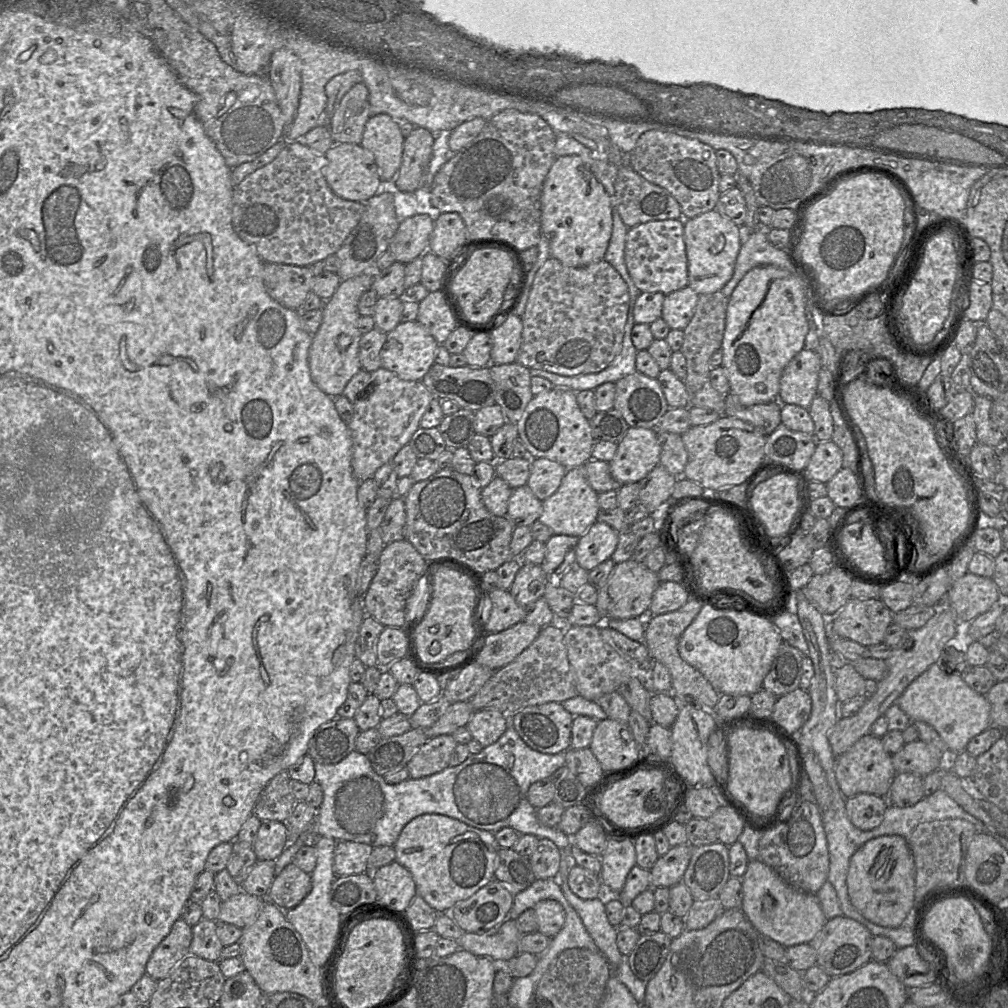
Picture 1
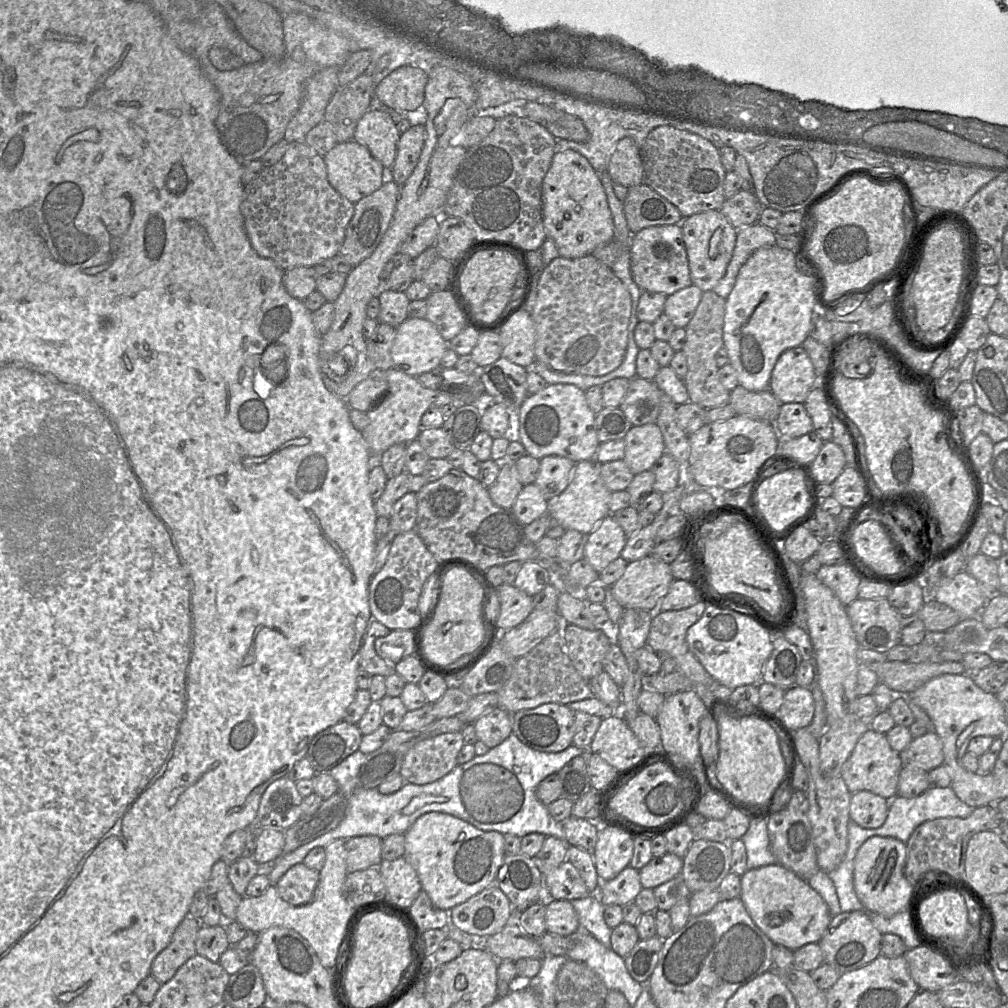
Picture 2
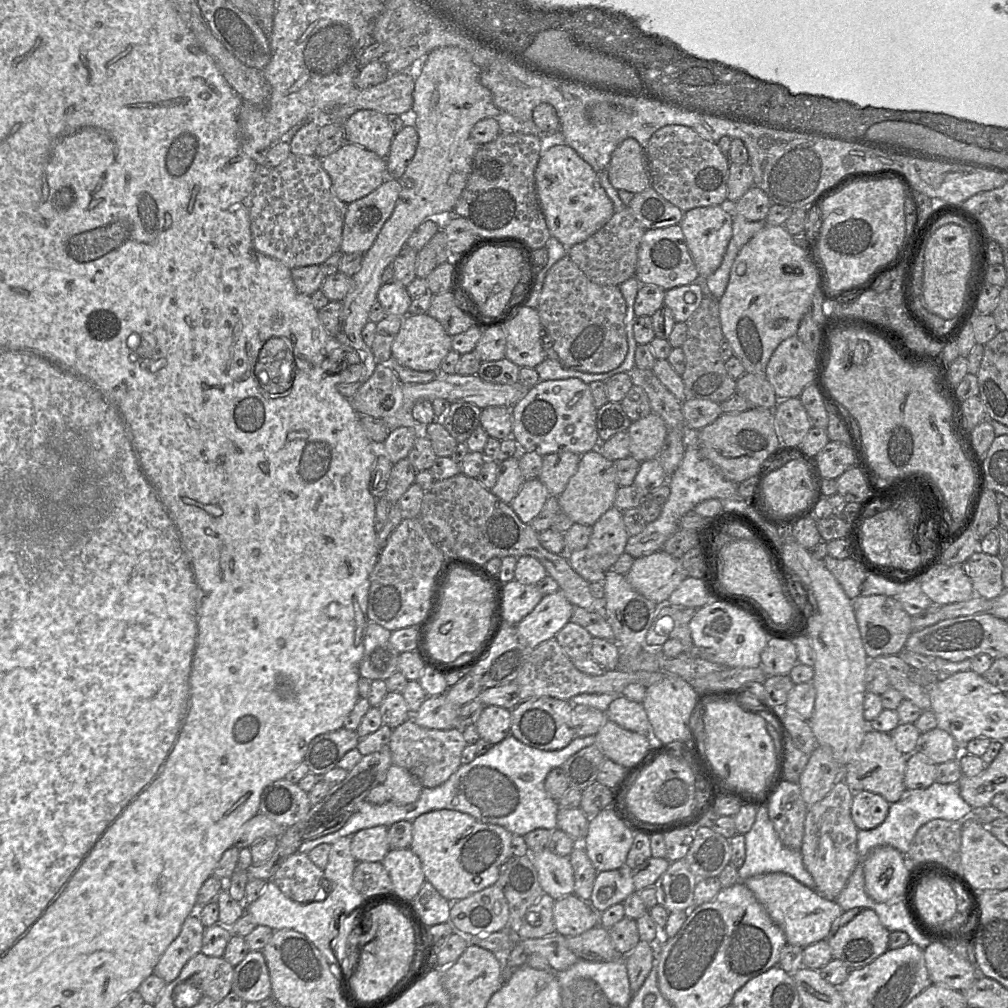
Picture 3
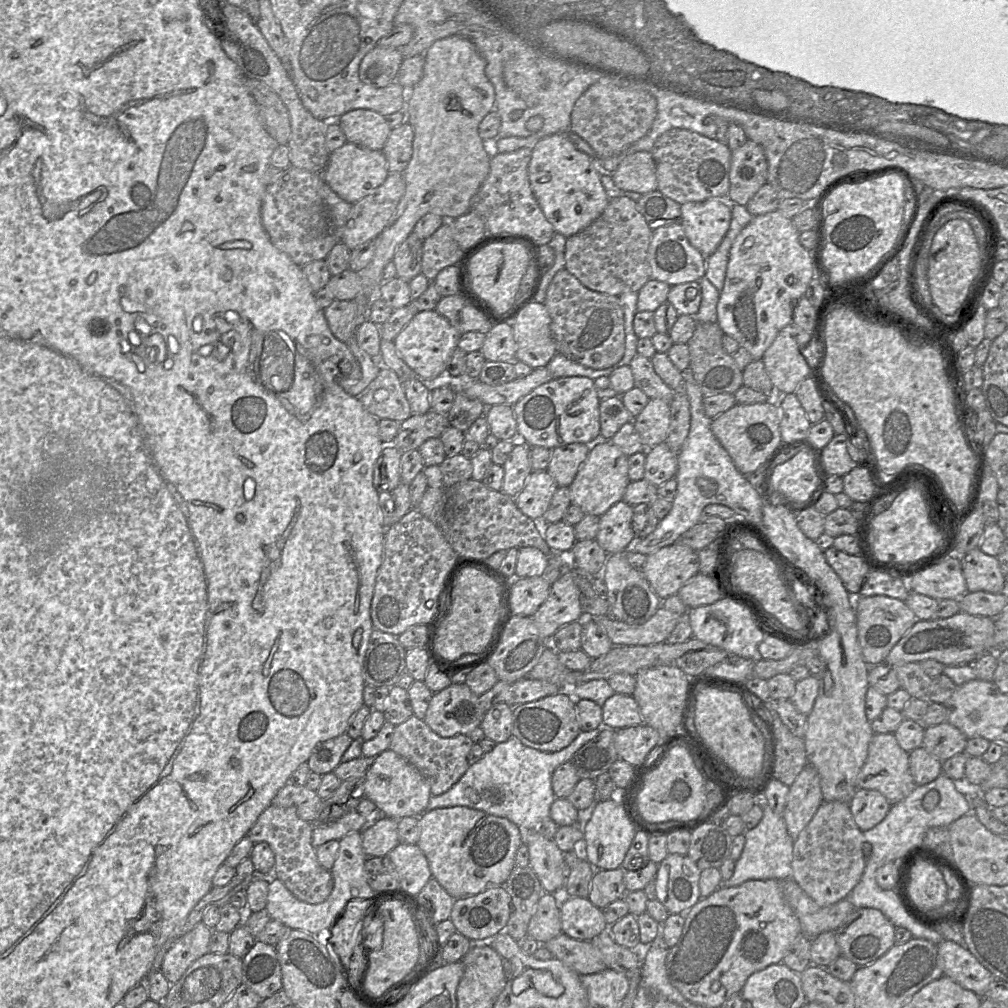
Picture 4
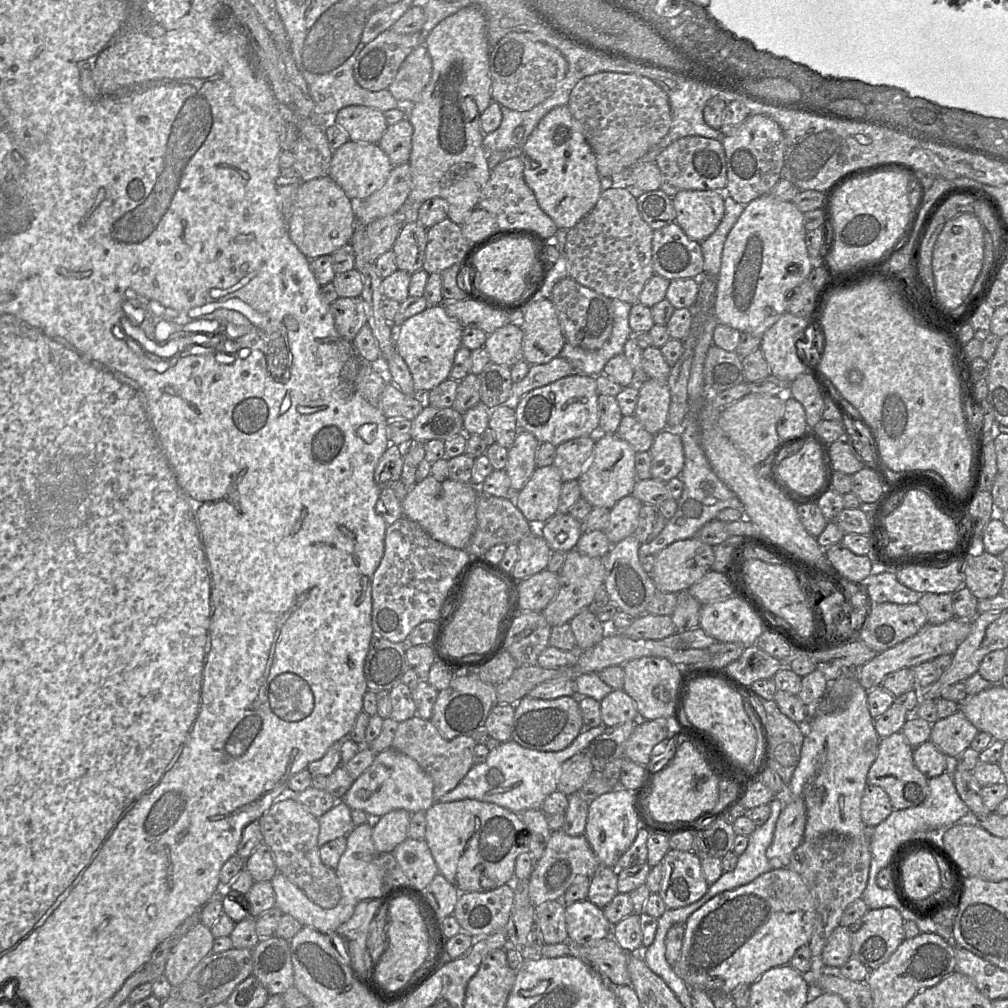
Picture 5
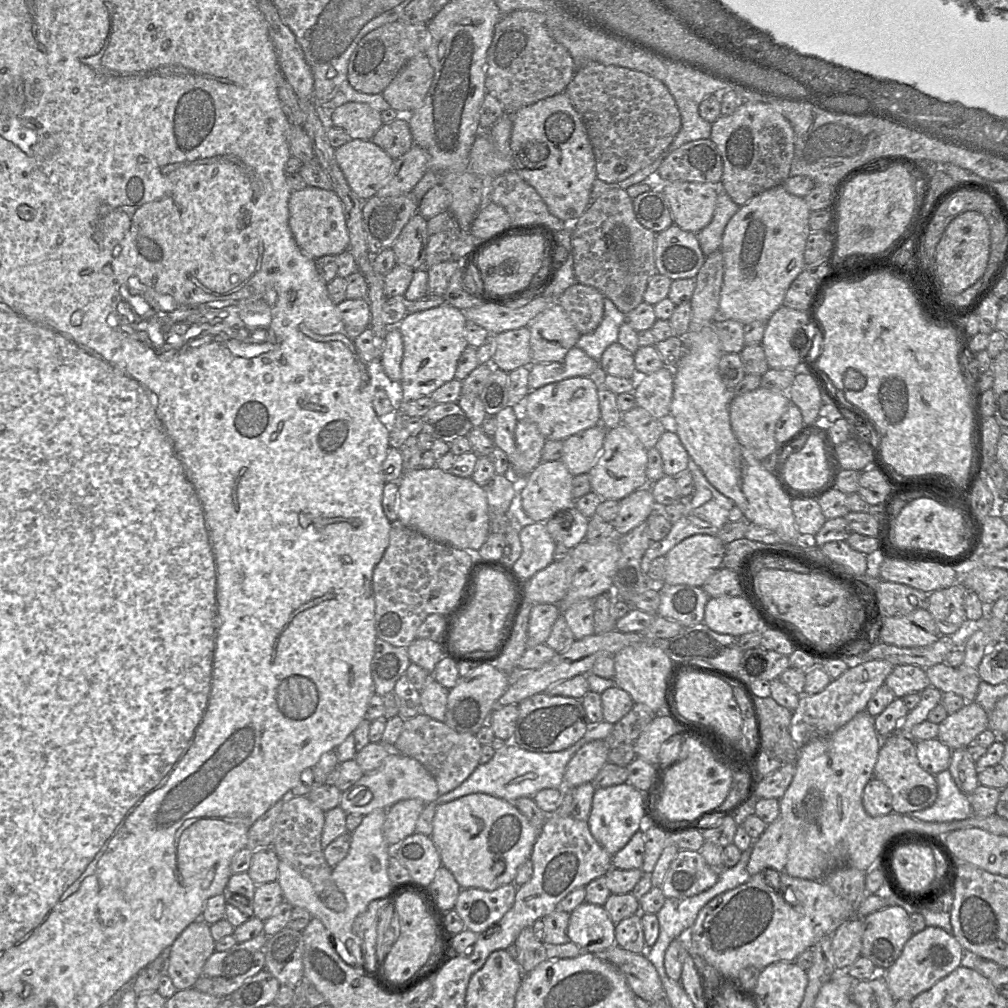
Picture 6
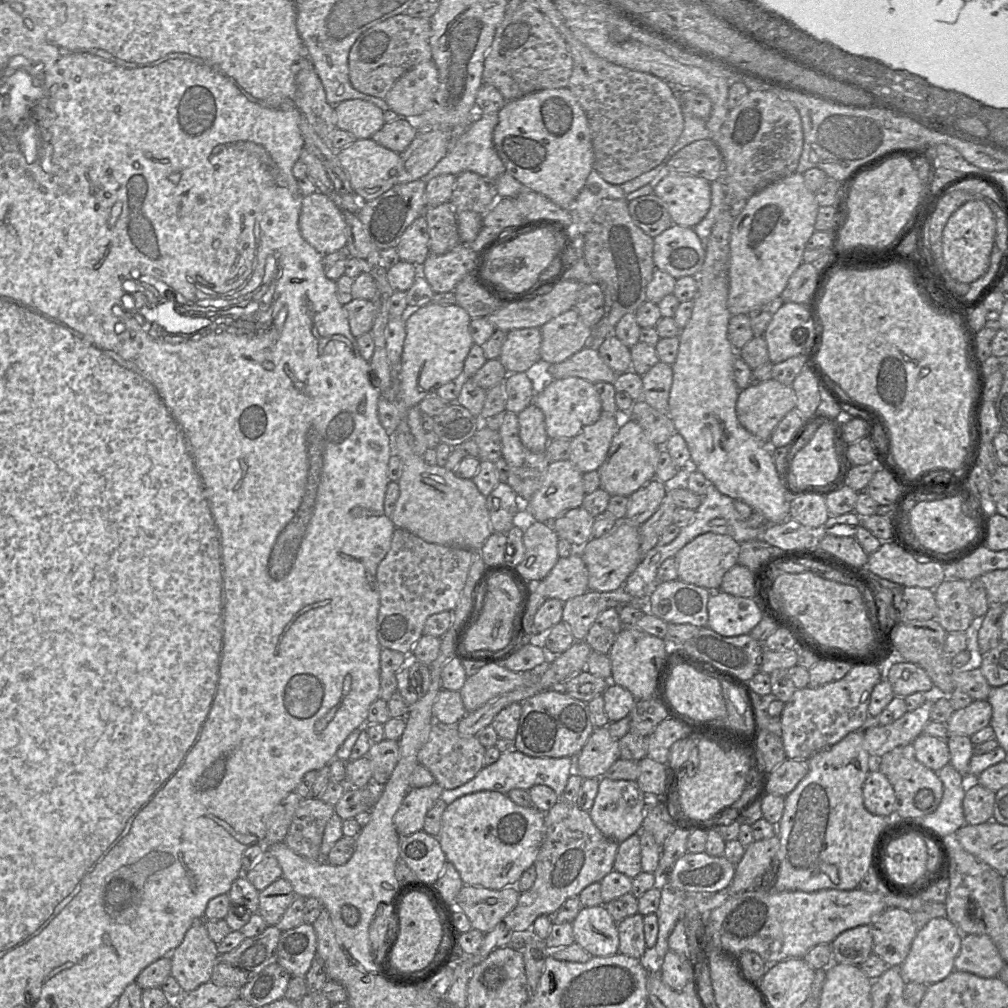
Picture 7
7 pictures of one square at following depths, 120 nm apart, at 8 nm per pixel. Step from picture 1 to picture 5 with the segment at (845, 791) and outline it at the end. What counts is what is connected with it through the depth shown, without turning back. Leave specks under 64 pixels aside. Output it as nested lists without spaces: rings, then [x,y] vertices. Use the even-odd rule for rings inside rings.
[[[902,732],[881,738],[877,758],[867,774],[867,783],[881,787],[888,794],[895,810],[918,806],[929,793],[929,779],[915,766],[913,750]]]

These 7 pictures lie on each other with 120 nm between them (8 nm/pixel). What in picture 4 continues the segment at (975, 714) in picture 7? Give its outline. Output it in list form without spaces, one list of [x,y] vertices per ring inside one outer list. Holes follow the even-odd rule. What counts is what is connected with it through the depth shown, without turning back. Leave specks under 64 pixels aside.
[[[945,721],[938,725],[925,727],[922,747],[934,757],[945,761],[965,752],[967,741],[968,738],[964,733]]]

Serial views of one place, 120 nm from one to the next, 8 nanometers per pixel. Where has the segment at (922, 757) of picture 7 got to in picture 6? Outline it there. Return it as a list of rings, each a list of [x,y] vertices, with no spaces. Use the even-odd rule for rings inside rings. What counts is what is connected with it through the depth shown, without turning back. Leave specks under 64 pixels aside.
[[[938,738],[915,741],[916,756],[921,767],[936,775],[950,764],[952,750]]]

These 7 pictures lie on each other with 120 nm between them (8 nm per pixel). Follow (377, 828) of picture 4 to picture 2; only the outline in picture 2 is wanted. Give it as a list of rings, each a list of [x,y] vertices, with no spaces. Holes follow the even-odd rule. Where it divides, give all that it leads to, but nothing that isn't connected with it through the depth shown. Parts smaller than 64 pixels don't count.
[[[362,835],[345,839],[347,872],[378,867],[382,861],[382,839],[375,835]]]

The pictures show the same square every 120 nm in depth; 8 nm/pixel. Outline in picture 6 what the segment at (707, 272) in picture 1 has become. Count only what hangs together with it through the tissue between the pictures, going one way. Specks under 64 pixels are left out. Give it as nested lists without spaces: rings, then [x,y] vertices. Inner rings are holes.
[[[684,181],[662,183],[674,224],[695,234],[706,227],[716,209],[719,186]]]

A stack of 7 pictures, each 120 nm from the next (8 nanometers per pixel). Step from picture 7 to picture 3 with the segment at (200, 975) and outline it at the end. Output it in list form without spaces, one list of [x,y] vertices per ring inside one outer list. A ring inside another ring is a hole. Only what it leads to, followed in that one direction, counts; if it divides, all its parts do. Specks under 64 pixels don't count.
[[[192,913],[185,919],[180,933],[161,955],[155,967],[155,973],[166,983],[175,980],[185,964],[201,952],[204,930],[198,913]]]

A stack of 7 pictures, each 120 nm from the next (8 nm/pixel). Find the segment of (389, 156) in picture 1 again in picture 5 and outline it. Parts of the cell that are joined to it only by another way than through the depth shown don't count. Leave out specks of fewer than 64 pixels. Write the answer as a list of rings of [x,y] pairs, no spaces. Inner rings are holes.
[[[363,105],[343,107],[331,119],[354,142],[378,143],[388,126],[381,111]]]

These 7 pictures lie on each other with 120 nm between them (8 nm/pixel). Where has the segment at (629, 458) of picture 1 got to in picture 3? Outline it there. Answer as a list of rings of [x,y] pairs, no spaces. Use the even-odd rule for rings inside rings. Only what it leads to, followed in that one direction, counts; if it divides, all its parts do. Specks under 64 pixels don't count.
[[[654,412],[634,421],[628,428],[630,456],[639,462],[653,459],[659,453],[667,434],[667,426]]]

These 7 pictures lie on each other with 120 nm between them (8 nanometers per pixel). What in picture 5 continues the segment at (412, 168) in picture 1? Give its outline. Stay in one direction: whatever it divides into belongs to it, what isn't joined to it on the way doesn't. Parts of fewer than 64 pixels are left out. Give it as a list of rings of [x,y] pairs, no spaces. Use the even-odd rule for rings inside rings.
[[[407,118],[387,126],[377,143],[390,159],[392,166],[409,162],[412,150],[413,127]]]

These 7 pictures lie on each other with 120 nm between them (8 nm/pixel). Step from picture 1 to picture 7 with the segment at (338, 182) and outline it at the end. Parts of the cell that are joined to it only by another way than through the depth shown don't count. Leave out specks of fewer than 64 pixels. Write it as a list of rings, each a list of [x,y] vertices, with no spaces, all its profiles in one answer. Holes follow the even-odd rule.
[[[372,138],[354,140],[337,153],[353,193],[361,202],[374,200],[397,184],[400,154],[377,144]]]

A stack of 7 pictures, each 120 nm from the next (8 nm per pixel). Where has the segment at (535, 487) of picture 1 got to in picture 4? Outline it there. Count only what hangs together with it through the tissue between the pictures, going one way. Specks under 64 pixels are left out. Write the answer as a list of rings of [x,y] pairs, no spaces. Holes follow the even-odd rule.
[[[573,443],[550,450],[551,459],[547,471],[559,487],[568,487],[586,460],[589,445]]]

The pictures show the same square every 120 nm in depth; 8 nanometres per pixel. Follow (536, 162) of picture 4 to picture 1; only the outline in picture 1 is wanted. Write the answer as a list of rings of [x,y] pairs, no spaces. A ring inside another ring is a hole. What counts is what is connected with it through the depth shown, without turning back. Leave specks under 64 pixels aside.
[[[577,155],[556,157],[542,186],[541,232],[547,239],[551,257],[568,267],[583,267],[604,260],[612,235],[613,199]]]

